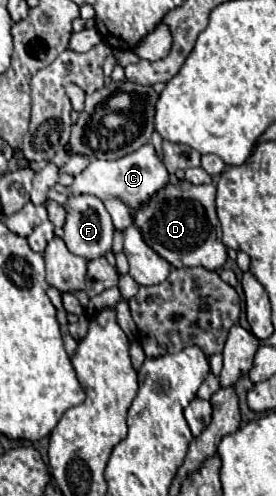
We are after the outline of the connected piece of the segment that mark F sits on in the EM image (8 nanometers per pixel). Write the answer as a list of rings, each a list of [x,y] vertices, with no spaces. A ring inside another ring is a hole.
[[[77,195],[77,197],[69,197],[69,201],[65,203],[67,209],[67,221],[65,221],[65,235],[63,241],[67,245],[67,249],[73,255],[83,257],[85,261],[97,259],[97,257],[105,257],[111,251],[111,243],[113,243],[113,221],[111,215],[107,213],[103,201],[99,201],[93,195]]]

